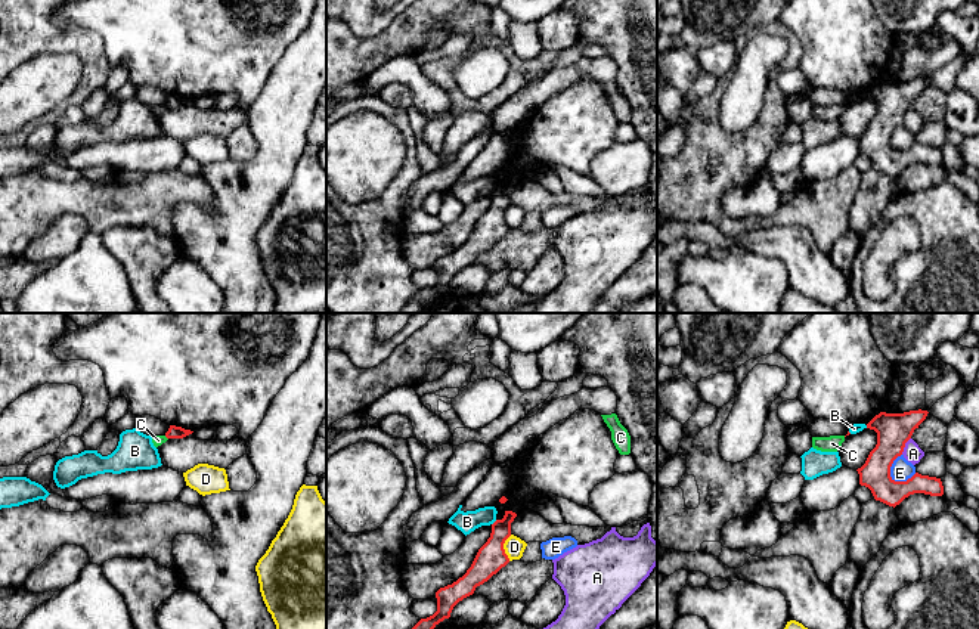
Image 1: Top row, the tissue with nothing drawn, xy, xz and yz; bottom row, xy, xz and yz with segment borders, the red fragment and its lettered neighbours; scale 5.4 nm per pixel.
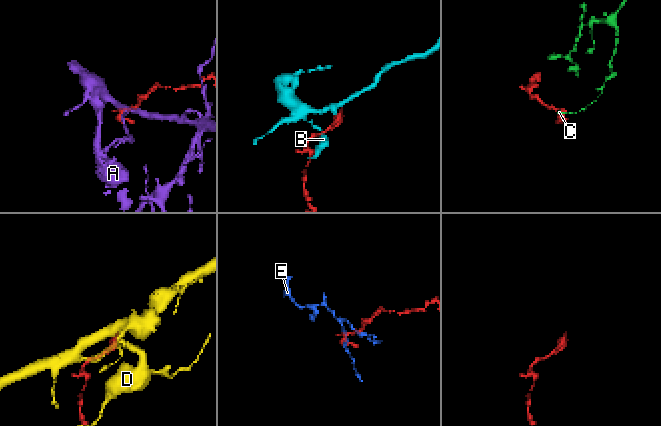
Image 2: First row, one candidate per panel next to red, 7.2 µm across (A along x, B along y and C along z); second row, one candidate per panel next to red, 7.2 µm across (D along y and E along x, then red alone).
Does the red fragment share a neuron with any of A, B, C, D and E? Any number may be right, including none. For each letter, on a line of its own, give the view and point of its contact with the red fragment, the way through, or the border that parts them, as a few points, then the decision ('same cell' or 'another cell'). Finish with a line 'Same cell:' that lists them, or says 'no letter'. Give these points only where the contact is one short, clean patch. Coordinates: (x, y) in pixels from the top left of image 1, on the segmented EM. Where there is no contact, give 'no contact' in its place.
A: meets red in yz at (904, 446); another cell
B: meets red in xz at (493, 523); border along xz (496, 520), (492, 524); another cell
C: no contact; another cell
D: meets red in xz at (502, 548); border along xz (511, 535), (504, 544), (504, 552), (508, 560); another cell
E: meets red in yz at (889, 468); border along yz (901, 454), (891, 467), (891, 477), (895, 482); another cell
Same cell: no letter

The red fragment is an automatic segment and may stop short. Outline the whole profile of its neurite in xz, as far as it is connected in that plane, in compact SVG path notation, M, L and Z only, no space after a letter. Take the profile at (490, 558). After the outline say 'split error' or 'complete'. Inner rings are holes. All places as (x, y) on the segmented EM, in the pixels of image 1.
M505 511L504 518L492 524L490 537L478 549L467 573L436 592L437 611L427 619L421 619L412 629L434 629L440 622L450 617L453 607L459 601L473 595L477 586L487 582L509 563L504 543L511 536L511 523L515 517L515 512Z; complete

